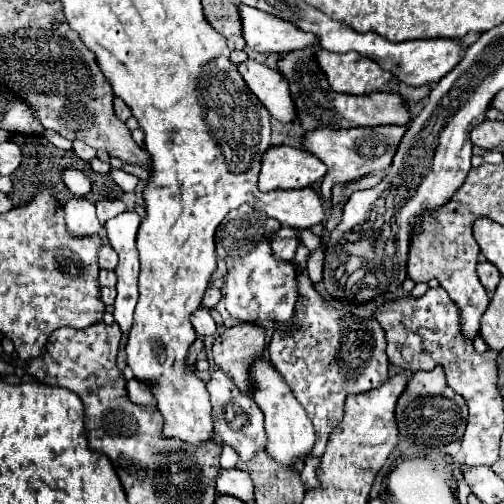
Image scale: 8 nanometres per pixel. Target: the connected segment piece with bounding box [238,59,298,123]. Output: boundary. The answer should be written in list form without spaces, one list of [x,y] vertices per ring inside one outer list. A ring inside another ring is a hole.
[[[252,59],[240,63],[238,71],[244,77],[248,89],[258,97],[258,101],[270,111],[274,119],[278,119],[280,123],[298,123],[288,81],[280,71]]]

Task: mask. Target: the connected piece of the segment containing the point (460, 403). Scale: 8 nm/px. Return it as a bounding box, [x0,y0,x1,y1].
[396,367,468,445]

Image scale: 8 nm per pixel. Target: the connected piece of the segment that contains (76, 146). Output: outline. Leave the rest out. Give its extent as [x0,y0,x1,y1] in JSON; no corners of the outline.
[72,141,96,161]

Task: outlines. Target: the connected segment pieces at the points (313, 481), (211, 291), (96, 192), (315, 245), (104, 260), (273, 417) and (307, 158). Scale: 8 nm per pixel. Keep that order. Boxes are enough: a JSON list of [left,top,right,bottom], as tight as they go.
[[300,459,320,489],[202,287,222,309],[84,167,122,203],[300,229,322,253],[98,245,118,271],[250,357,314,467],[258,145,326,191]]

